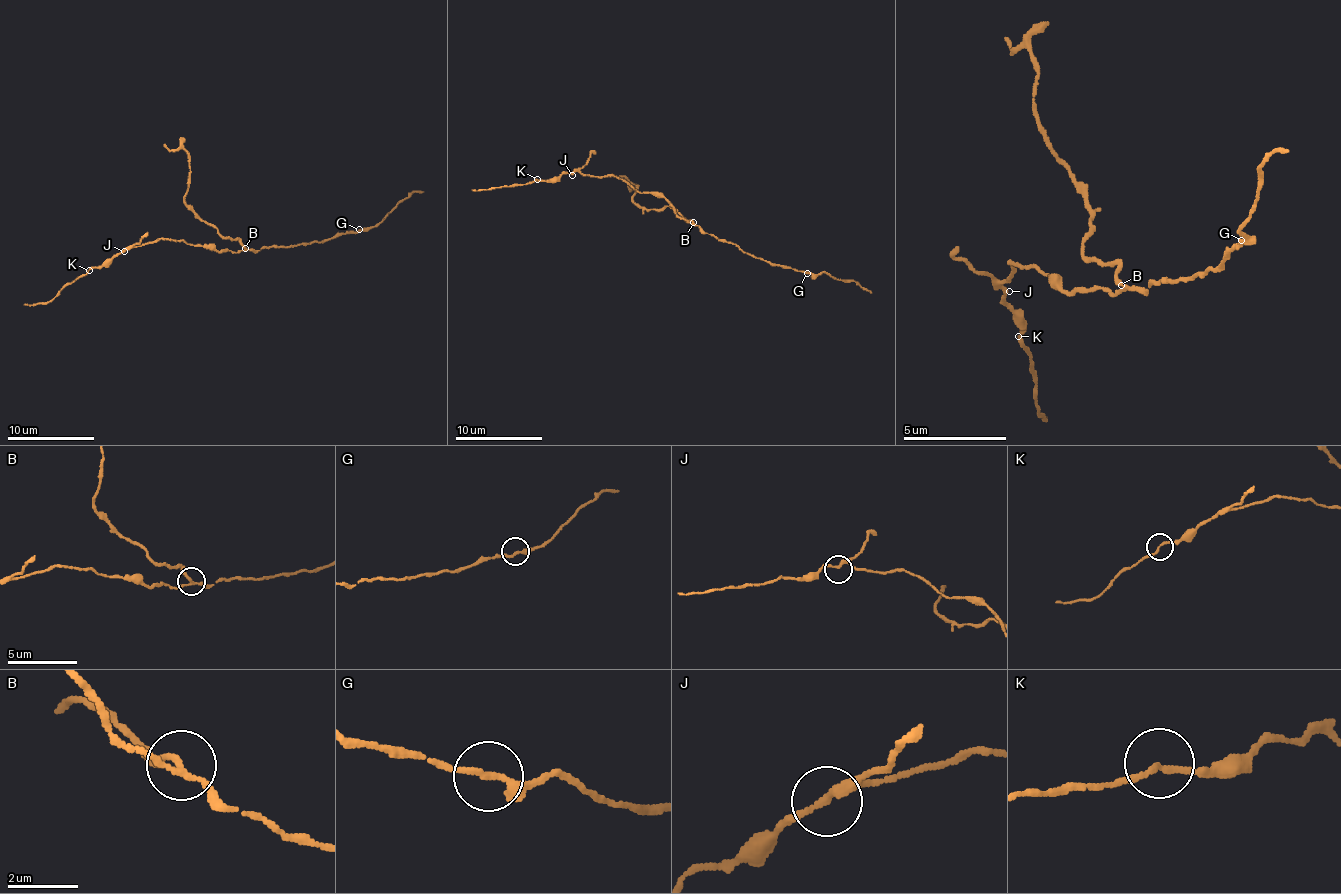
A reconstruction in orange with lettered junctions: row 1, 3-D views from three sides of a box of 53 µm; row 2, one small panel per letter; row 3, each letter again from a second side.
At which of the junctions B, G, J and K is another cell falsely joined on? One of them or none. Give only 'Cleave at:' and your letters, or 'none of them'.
Cleave at: B

